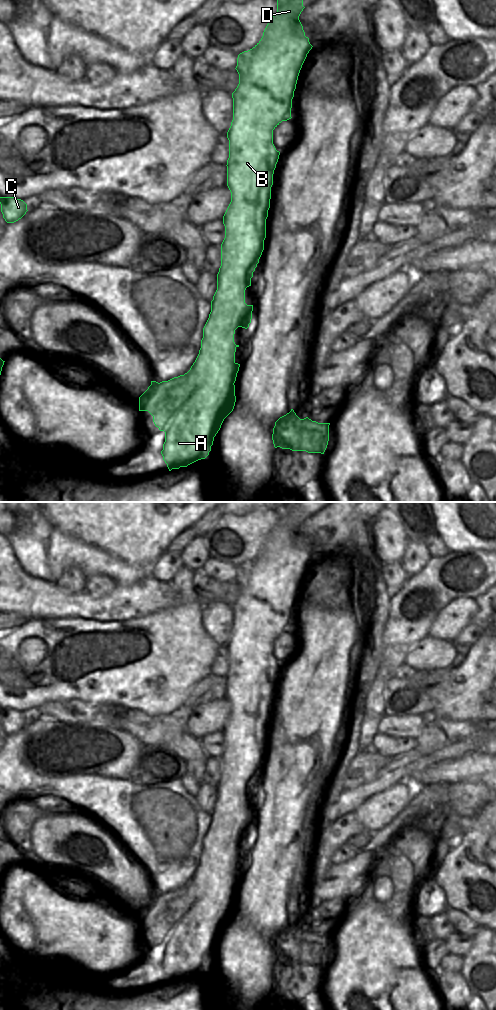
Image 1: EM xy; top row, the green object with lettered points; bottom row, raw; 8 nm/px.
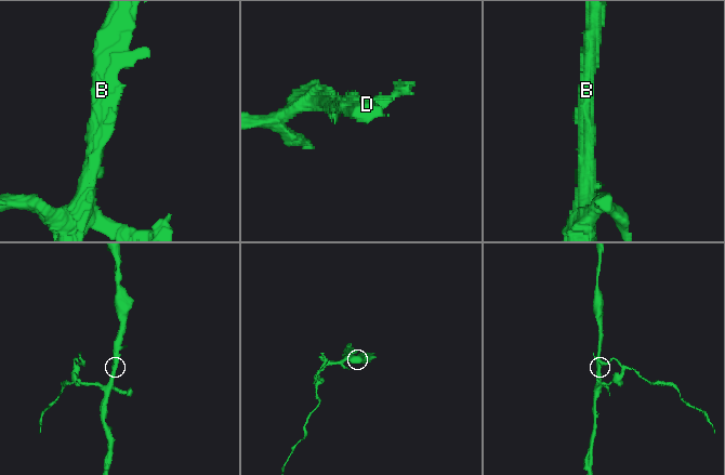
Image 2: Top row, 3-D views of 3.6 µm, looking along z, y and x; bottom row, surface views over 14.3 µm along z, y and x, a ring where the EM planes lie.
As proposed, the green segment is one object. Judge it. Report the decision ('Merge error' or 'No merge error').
Merge error

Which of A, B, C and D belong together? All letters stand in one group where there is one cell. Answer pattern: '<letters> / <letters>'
A B D / C

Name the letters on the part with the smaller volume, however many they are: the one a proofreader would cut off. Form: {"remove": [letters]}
{"remove": ["C"]}

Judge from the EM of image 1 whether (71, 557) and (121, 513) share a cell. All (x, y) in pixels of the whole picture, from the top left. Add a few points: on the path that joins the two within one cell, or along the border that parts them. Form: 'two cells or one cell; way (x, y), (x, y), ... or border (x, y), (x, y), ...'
two cells; border (65, 533), (88, 544), (97, 546), (108, 553)

